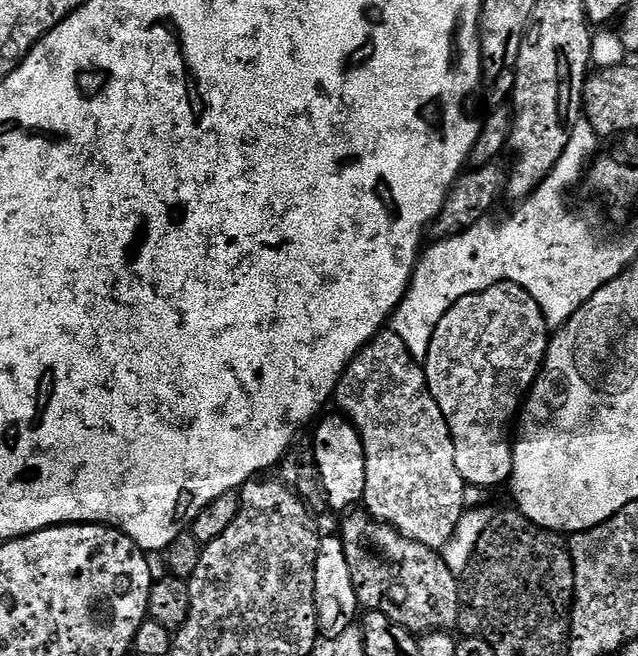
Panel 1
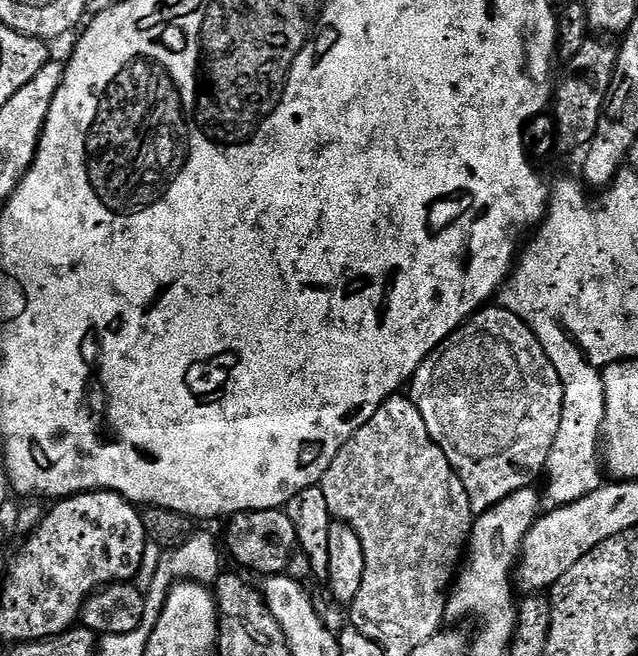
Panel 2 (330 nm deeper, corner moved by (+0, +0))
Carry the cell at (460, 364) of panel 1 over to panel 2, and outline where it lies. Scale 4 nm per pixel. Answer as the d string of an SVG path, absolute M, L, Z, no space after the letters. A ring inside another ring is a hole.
M485 306L479 312L475 312L470 319L464 321L460 327L454 329L452 333L431 352L422 362L422 366L416 371L415 376L410 381L411 399L416 401L418 410L422 414L422 422L426 422L426 430L430 438L446 454L450 466L458 474L462 486L468 495L468 501L472 507L473 513L479 514L485 512L487 508L493 508L498 502L502 502L510 494L514 494L520 488L527 488L533 483L532 479L539 477L546 466L546 458L550 458L550 446L554 446L554 434L558 434L558 422L562 418L562 398L564 397L564 387L558 378L558 370L546 358L538 338L514 314L509 308L499 306Z

